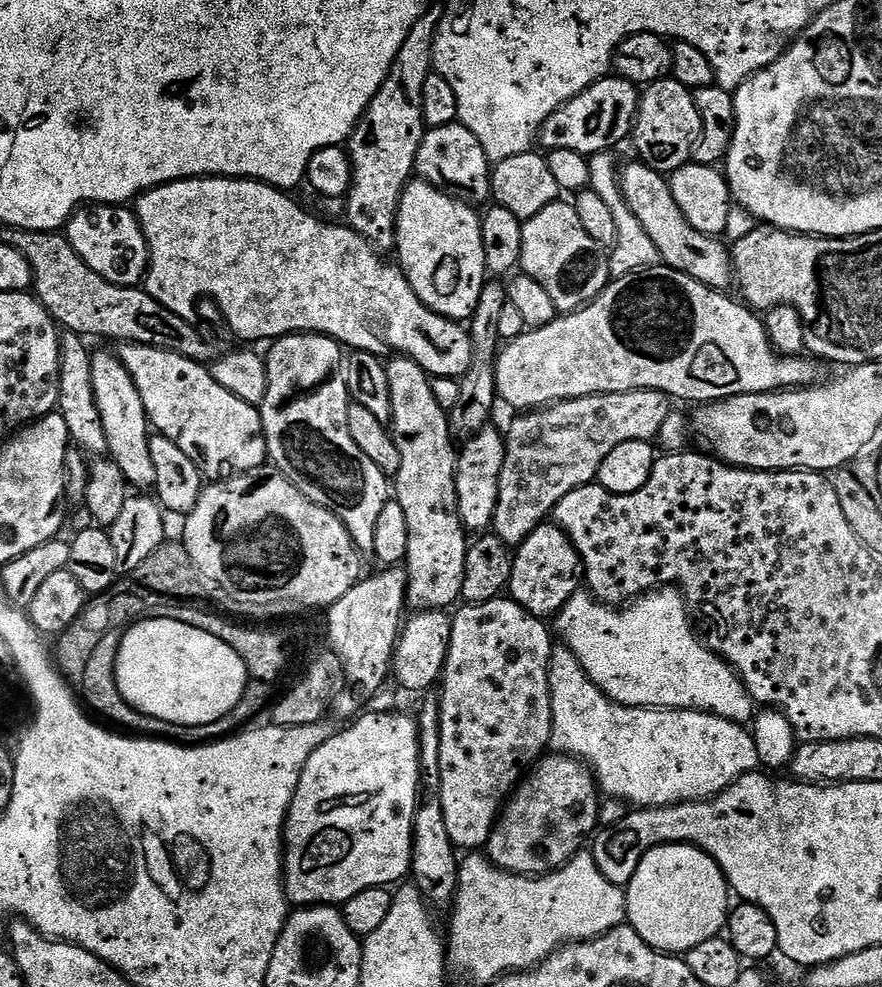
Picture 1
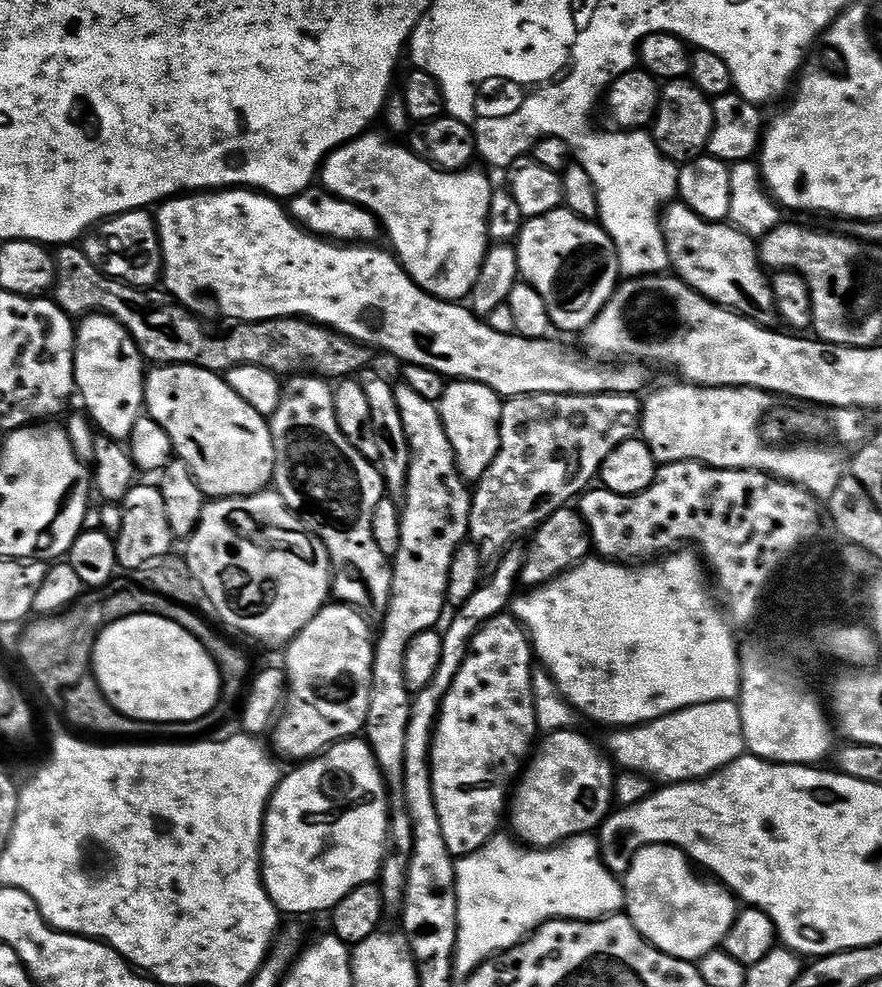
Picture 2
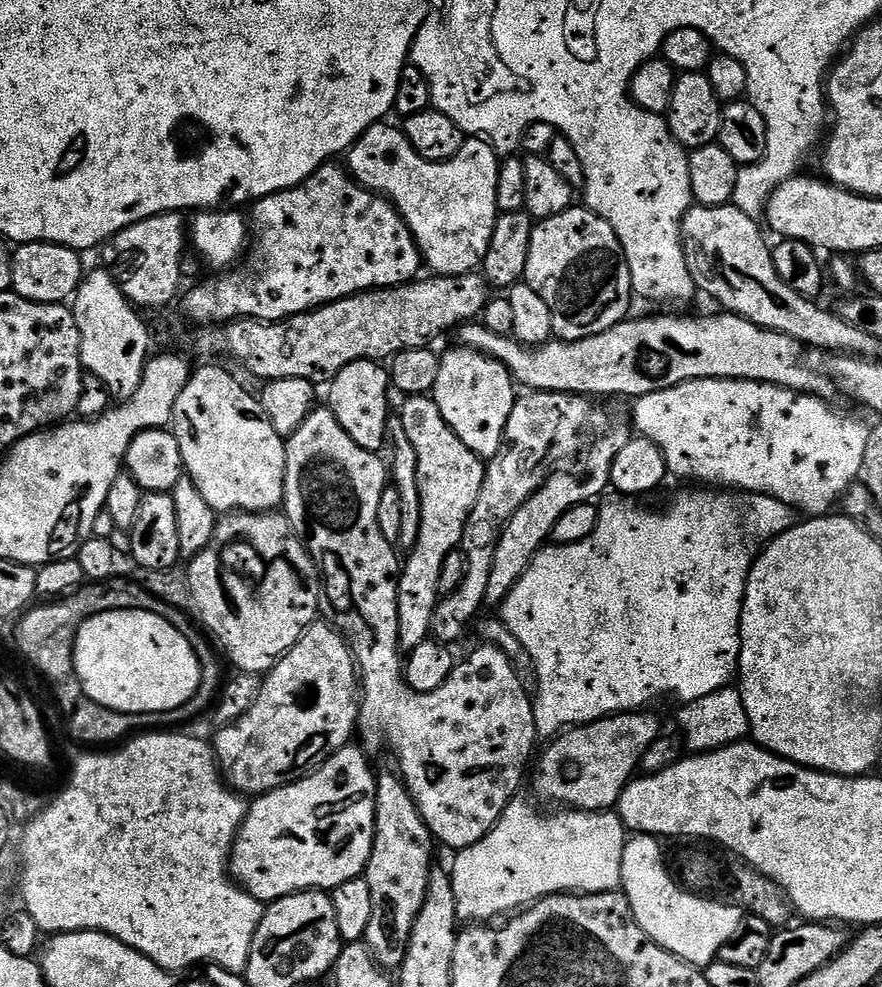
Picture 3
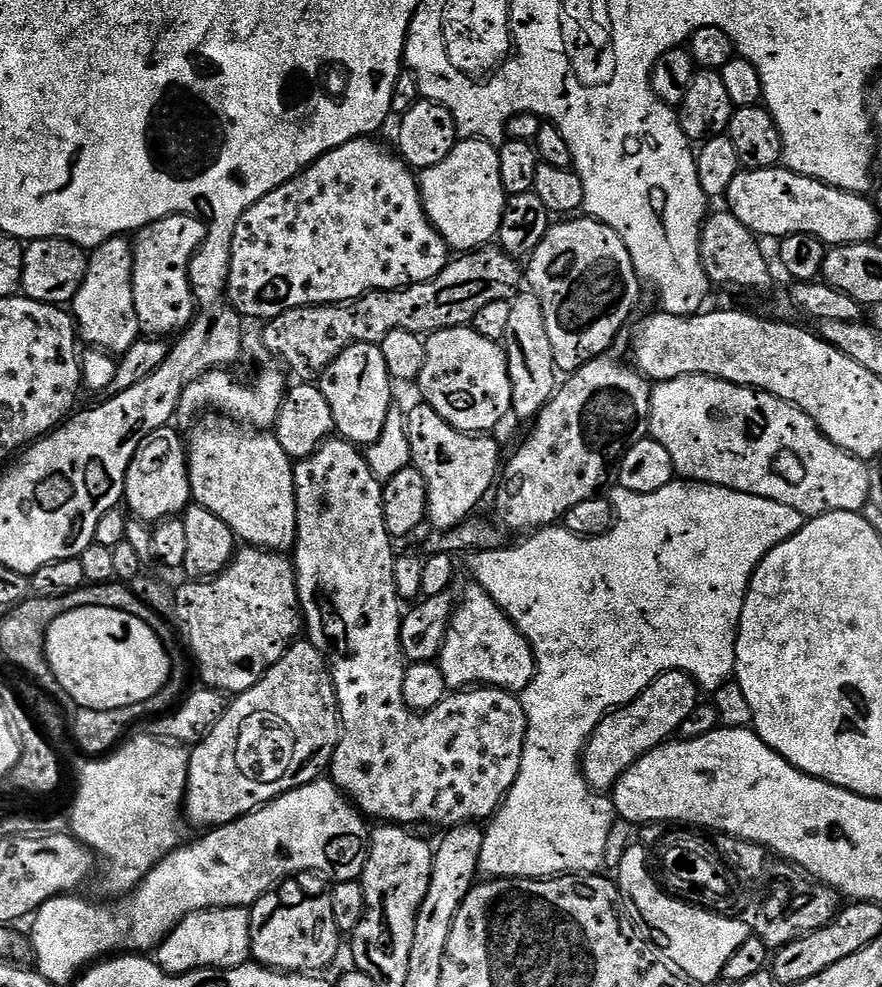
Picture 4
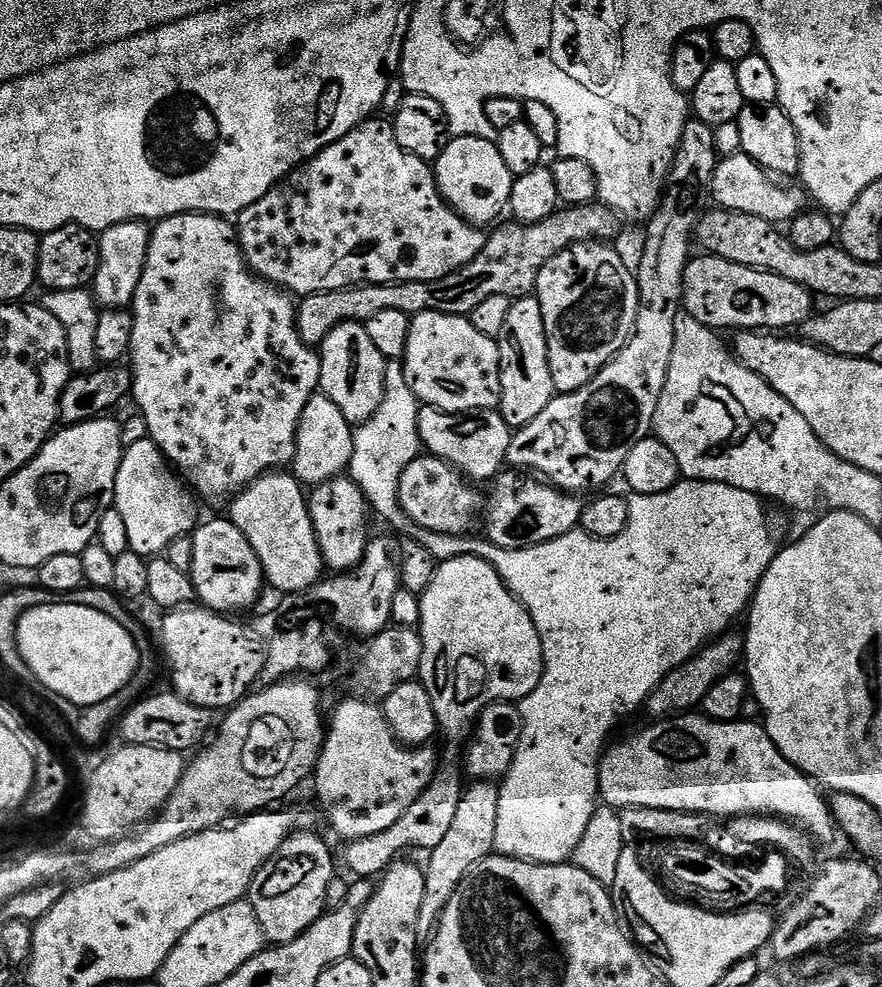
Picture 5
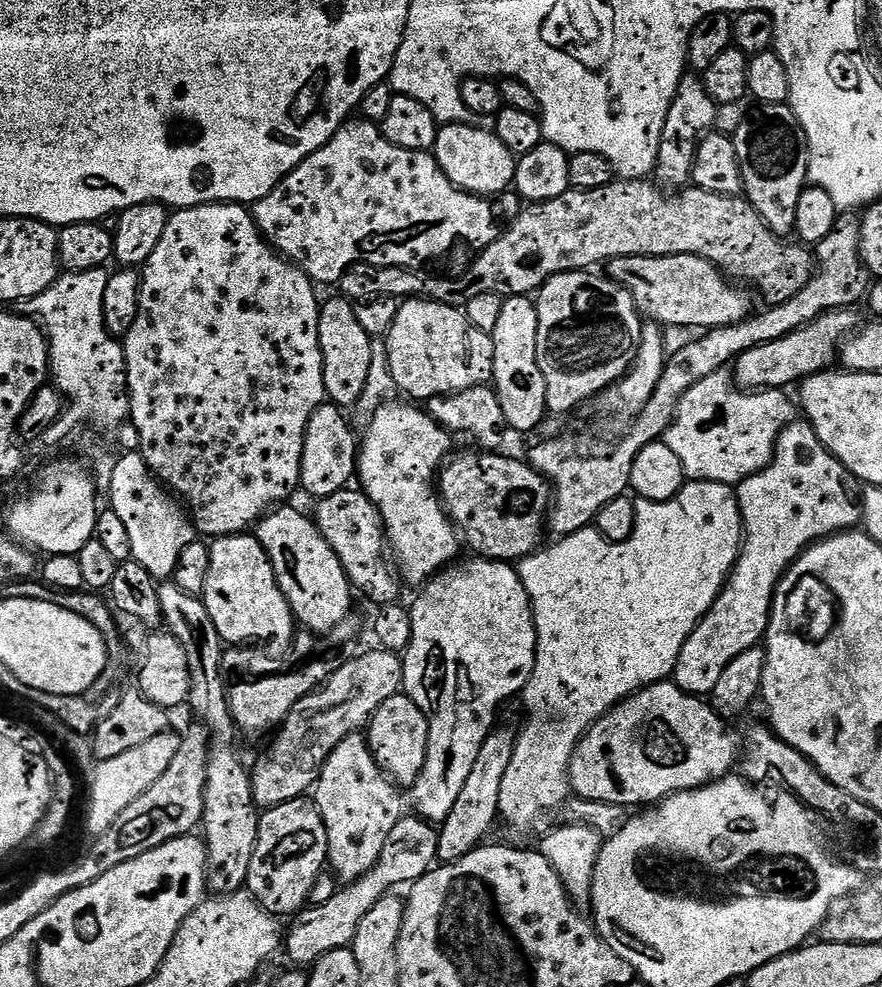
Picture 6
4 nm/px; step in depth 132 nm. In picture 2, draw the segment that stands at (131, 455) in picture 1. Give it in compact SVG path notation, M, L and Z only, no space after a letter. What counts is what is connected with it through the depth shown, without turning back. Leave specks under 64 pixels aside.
M109 316L83 317L76 328L74 374L76 392L84 399L82 408L88 419L109 439L127 441L134 430L134 422L138 422L145 411L146 361L131 334Z

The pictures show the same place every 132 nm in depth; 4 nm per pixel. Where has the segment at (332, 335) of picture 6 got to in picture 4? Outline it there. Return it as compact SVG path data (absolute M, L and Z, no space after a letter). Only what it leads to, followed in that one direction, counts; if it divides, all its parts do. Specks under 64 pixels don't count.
M352 344L344 348L334 362L318 377L320 392L330 402L330 414L334 414L335 431L349 444L369 446L378 442L386 425L394 399L392 375L386 370L379 344Z

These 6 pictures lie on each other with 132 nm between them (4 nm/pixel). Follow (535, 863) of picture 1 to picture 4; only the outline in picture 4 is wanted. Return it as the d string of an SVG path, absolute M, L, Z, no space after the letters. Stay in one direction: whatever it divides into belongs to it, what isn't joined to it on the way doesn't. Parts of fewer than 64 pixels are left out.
M663 672L638 698L634 698L622 708L614 708L606 713L598 722L598 726L590 734L588 745L584 747L582 771L588 787L601 793L611 793L618 778L638 758L642 758L650 750L665 743L679 733L682 722L690 718L690 714L701 703L702 692L695 680L685 672Z

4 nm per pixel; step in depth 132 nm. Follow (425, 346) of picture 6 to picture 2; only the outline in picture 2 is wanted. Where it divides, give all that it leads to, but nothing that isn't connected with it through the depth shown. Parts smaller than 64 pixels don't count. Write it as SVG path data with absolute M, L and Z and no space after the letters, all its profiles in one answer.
M452 380L445 383L438 407L446 430L446 438L450 438L450 446L454 450L456 468L460 476L466 482L480 480L482 474L490 470L490 462L494 462L498 454L504 400L494 390L490 390L490 386L482 386L482 382Z

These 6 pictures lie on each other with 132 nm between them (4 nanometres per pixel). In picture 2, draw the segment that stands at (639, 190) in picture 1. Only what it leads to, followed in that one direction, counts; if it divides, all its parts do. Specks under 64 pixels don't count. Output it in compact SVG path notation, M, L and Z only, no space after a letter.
M682 202L665 207L662 223L668 262L675 275L721 308L739 312L755 324L772 326L777 323L770 276L760 263L757 241L733 228L731 223L703 220Z

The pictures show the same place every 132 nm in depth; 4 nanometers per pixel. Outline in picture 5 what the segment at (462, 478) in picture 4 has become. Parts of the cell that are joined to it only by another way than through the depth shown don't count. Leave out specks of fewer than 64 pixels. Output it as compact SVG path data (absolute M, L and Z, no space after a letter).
M424 406L417 414L417 426L423 451L454 466L472 482L491 481L500 475L508 459L514 431L500 417L499 411L491 408L481 412L439 412Z

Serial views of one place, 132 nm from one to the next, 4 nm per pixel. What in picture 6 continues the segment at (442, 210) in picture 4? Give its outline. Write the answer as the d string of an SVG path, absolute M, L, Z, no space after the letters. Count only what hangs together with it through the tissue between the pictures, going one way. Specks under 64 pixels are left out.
M457 122L441 127L434 155L438 166L464 192L472 192L476 196L495 198L513 187L516 178L517 157L513 156L506 146L502 146L495 131L475 128L472 122Z

